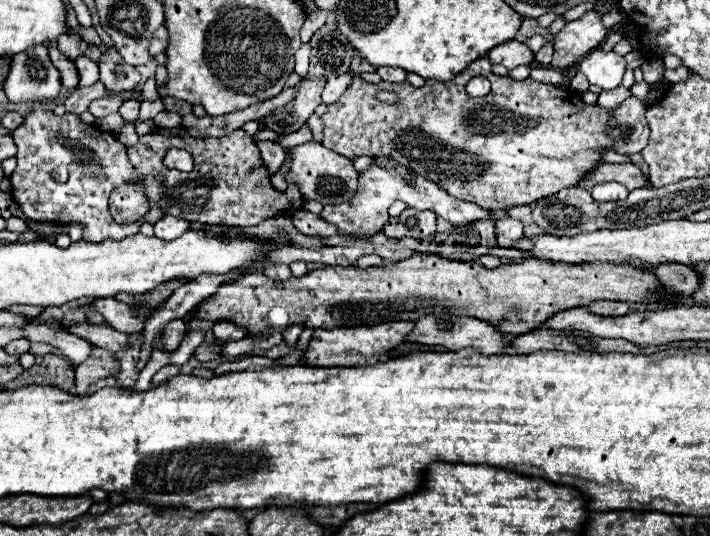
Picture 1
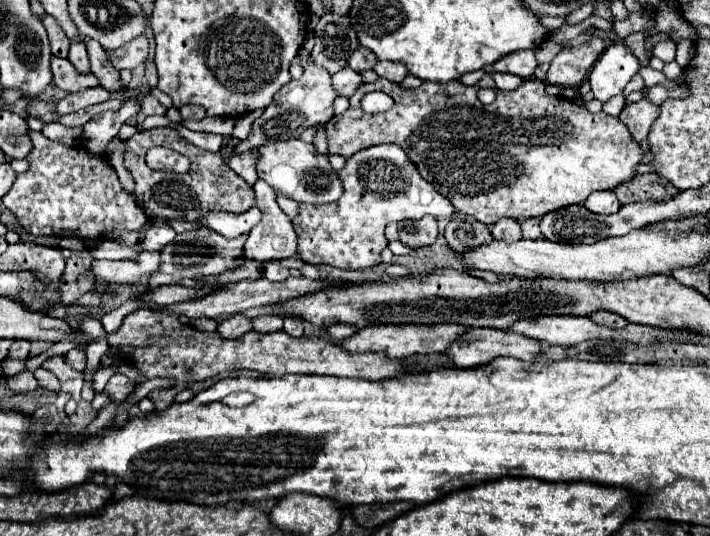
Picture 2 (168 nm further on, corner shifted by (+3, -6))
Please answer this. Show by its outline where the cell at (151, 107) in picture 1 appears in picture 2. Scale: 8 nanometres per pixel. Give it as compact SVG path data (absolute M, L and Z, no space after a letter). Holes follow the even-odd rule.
M146 96L146 100L142 102L142 108L140 108L140 114L142 116L164 116L166 108L154 96Z

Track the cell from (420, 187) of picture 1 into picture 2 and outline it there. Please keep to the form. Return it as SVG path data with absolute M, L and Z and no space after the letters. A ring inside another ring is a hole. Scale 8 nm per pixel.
M376 144L356 152L338 174L344 182L344 196L340 200L324 206L300 204L300 216L294 220L294 230L298 234L298 256L304 262L324 262L350 270L374 266L382 262L380 254L386 248L384 228L388 222L406 218L420 220L424 216L450 220L456 212L452 202L440 196L438 190L418 174L404 150L394 144Z

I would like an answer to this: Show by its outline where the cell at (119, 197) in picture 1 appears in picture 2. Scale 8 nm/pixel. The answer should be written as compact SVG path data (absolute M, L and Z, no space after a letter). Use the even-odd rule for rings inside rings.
M152 128L152 130L142 130L128 138L126 142L126 154L124 154L124 164L130 170L132 178L136 180L136 198L144 204L144 210L156 218L156 220L186 220L186 222L198 222L202 220L208 212L232 212L232 214L242 214L250 208L256 206L256 196L252 186L238 176L222 158L220 152L208 152L200 150L194 144L186 142L174 128ZM154 146L164 146L172 148L176 152L182 152L184 156L190 158L192 168L186 174L162 174L146 166L146 152Z

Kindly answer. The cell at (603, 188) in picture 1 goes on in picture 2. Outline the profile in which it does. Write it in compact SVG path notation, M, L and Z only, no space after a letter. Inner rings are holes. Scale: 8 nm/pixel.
M602 190L602 192L590 194L586 198L584 206L596 214L614 214L620 210L620 202L612 190Z

